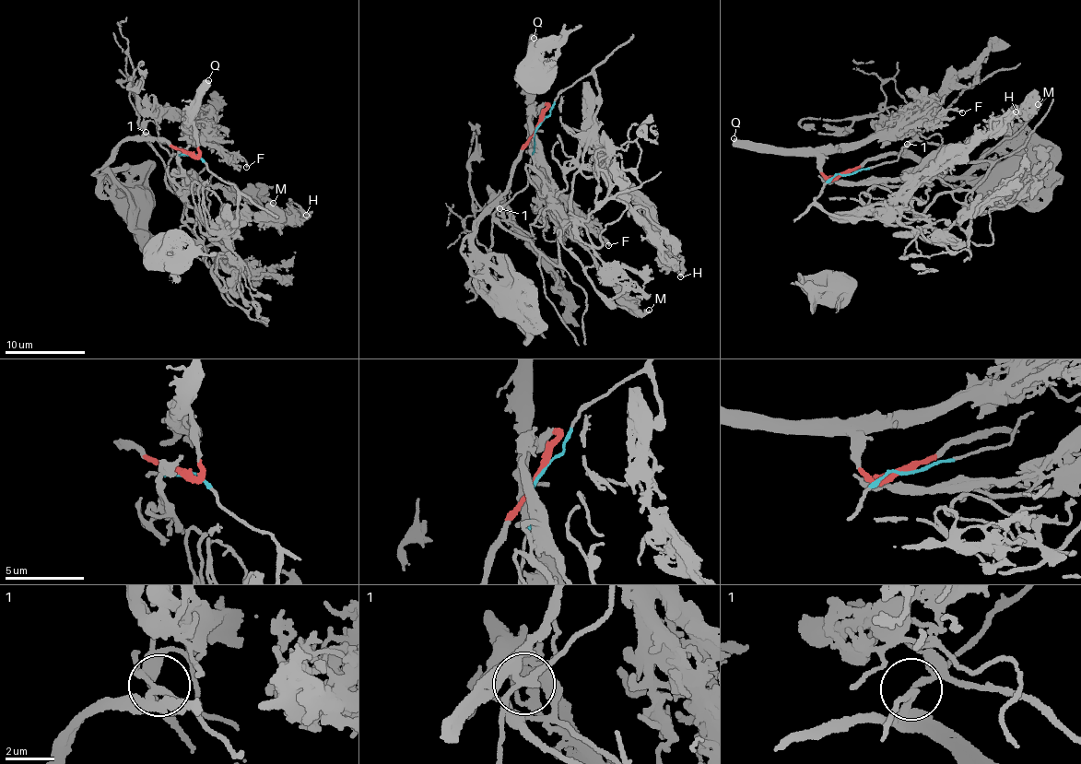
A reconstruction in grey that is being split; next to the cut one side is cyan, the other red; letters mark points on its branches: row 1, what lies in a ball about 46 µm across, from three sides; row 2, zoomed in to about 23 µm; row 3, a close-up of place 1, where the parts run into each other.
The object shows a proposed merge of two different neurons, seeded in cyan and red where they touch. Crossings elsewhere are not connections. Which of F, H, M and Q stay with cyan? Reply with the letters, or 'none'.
H, M

